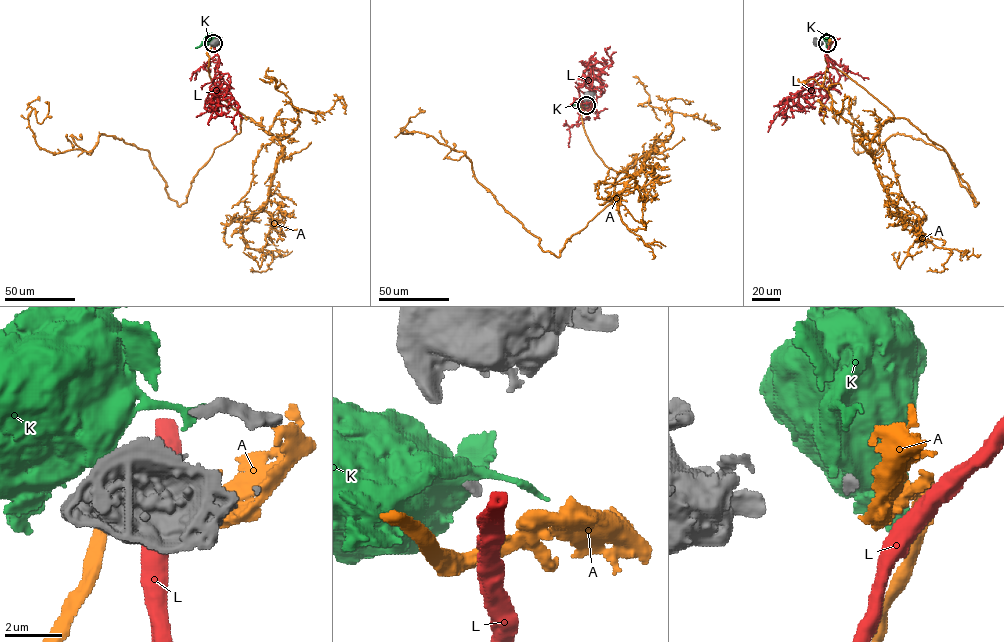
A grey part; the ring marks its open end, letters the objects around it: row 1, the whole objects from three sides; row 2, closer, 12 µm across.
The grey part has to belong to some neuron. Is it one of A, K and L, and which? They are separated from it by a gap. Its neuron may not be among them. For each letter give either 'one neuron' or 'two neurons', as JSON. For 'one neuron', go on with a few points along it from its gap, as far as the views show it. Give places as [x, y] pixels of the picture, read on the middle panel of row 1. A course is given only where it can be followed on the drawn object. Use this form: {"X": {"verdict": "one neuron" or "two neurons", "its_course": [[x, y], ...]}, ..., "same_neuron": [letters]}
{"A": {"verdict": "two neurons"}, "K": {"verdict": "two neurons"}, "L": {"verdict": "two neurons"}, "same_neuron": []}

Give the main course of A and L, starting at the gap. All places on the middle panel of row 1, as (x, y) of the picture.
A: (588, 108), (585, 134), (619, 172), (614, 199), (559, 257), (462, 151), (401, 131), (420, 107)
L: (587, 108), (604, 92), (599, 75), (612, 63), (607, 52), (610, 46)

